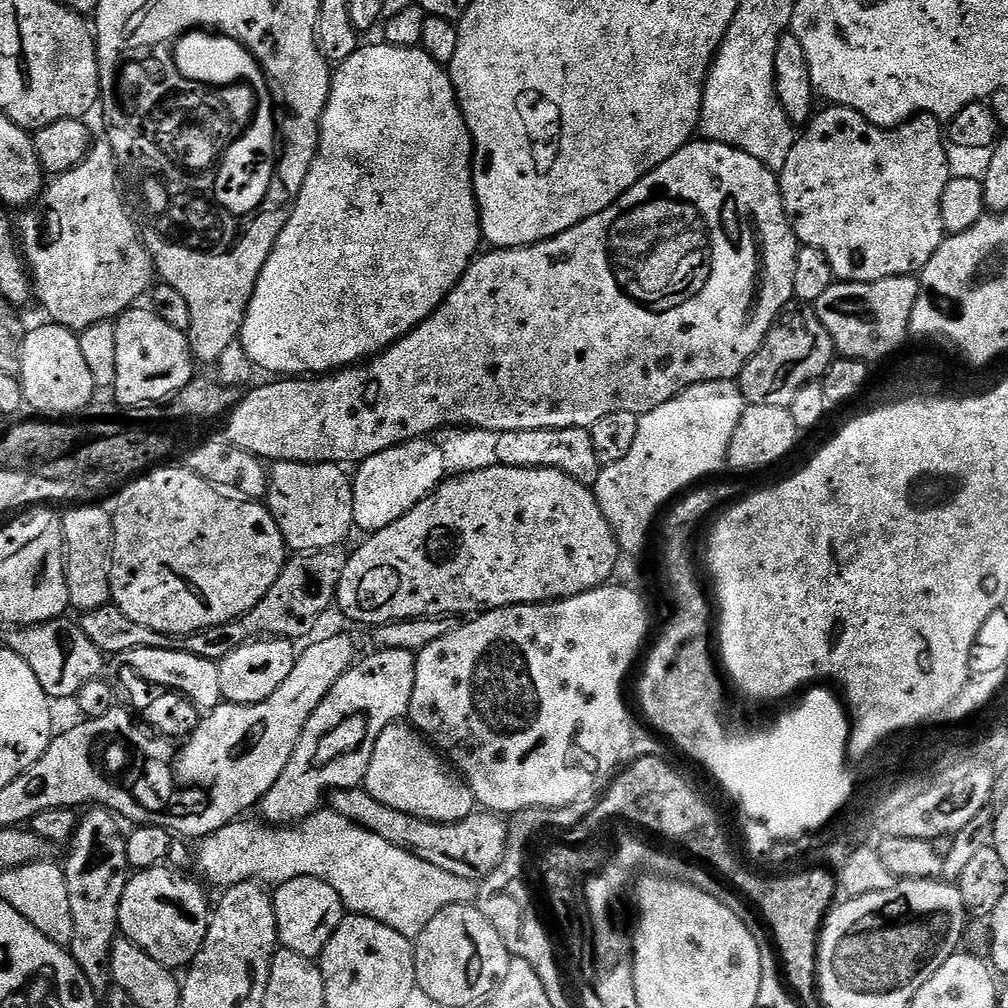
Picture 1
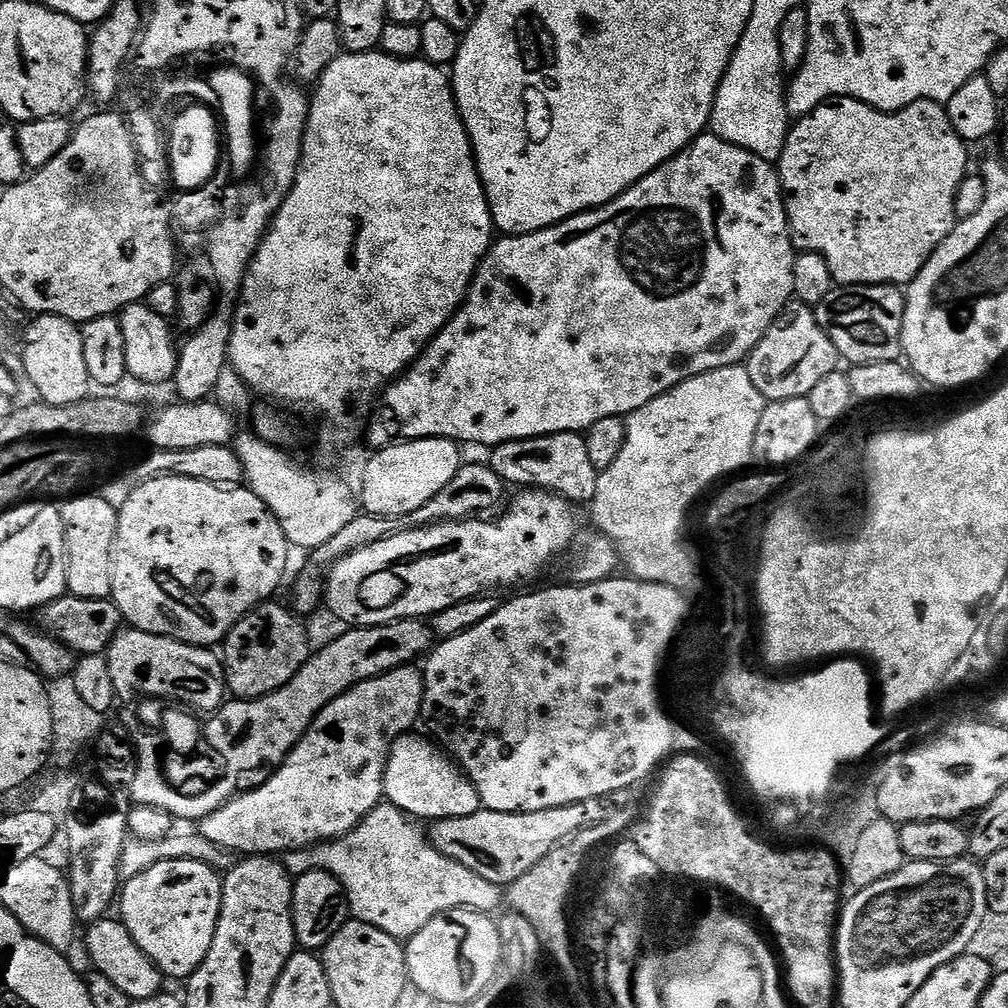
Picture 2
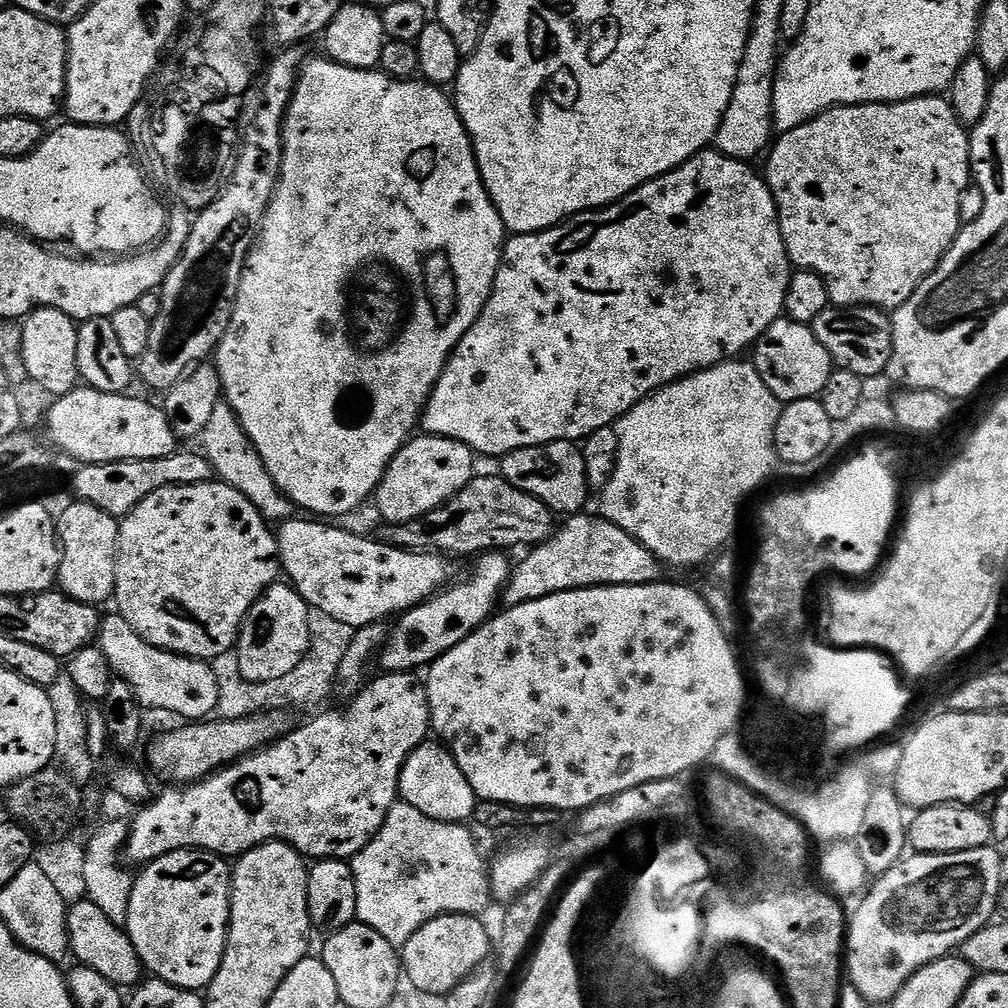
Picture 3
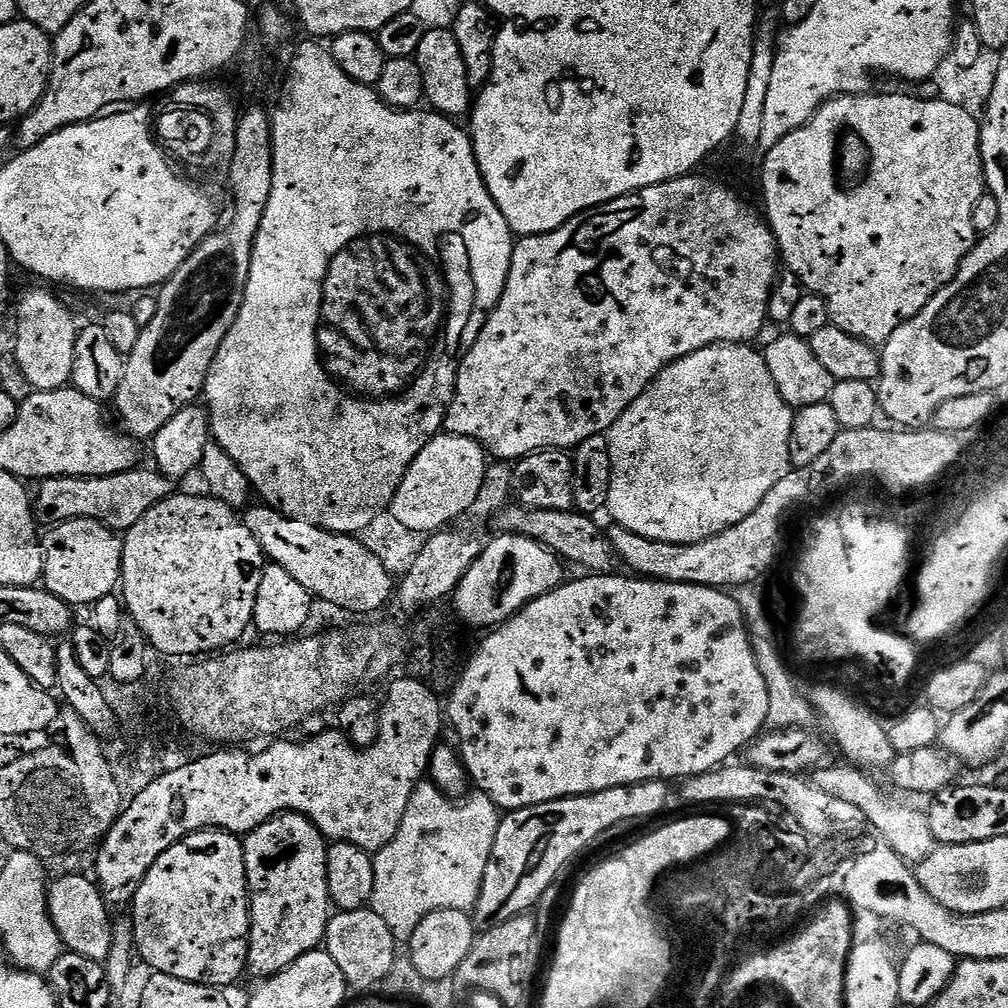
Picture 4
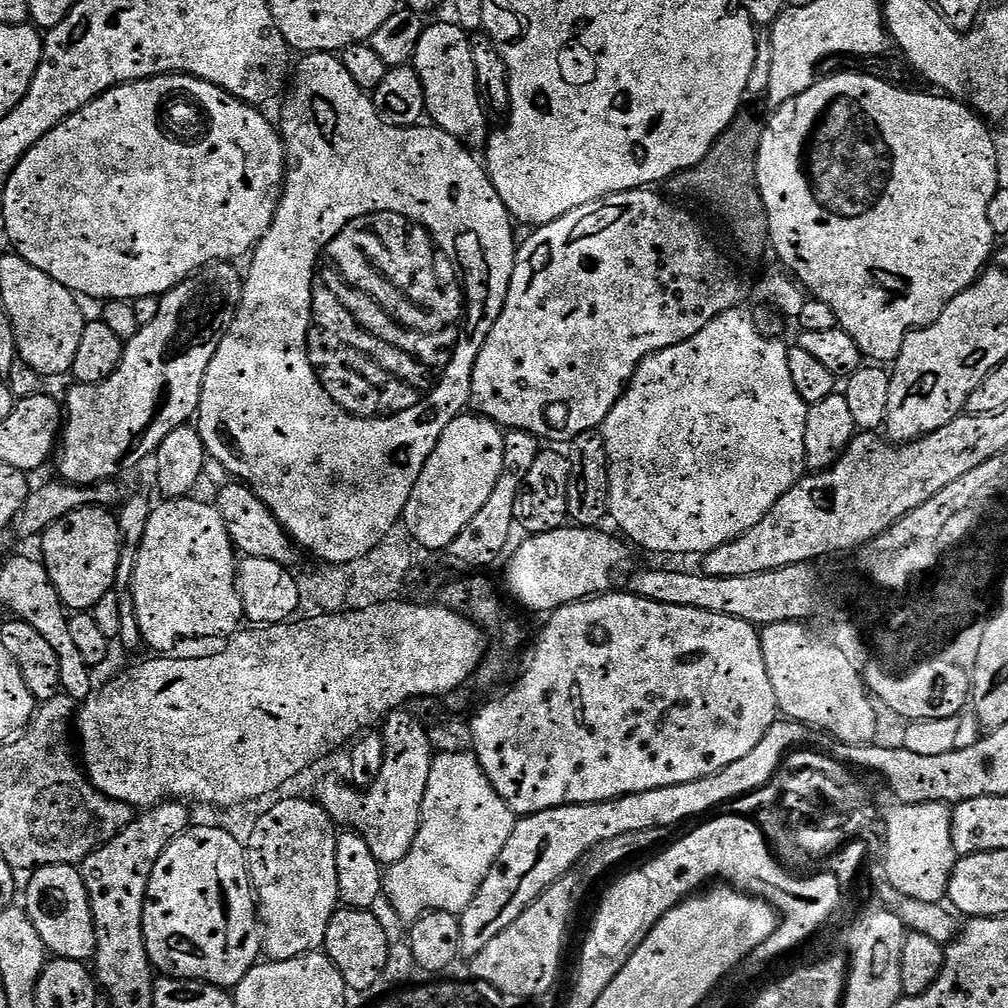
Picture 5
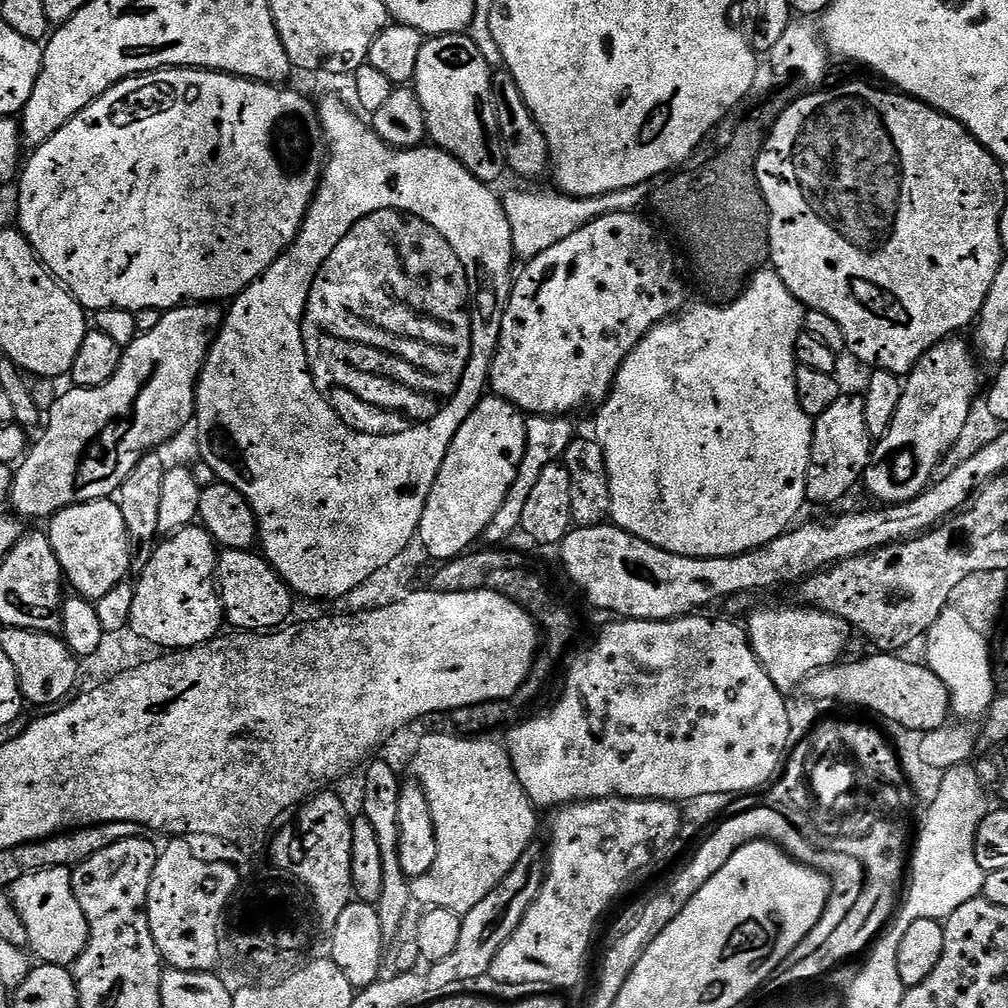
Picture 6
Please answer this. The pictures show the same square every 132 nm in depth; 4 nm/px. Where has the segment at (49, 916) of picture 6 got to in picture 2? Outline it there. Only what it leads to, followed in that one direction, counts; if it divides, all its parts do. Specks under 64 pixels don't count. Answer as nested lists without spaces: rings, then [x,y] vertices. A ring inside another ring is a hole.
[[[103,918],[96,923],[89,923],[86,928],[88,933],[85,936],[83,933],[82,944],[84,940],[85,946],[88,947],[88,956],[92,959],[91,967],[95,971],[101,972],[106,978],[110,978],[110,982],[114,982],[114,986],[118,986],[118,990],[122,990],[122,994],[126,994],[133,1001],[160,995],[165,987],[164,983],[166,983],[164,973],[140,949],[138,942],[134,942],[134,938],[130,934],[130,930],[126,930],[123,920],[110,919]]]

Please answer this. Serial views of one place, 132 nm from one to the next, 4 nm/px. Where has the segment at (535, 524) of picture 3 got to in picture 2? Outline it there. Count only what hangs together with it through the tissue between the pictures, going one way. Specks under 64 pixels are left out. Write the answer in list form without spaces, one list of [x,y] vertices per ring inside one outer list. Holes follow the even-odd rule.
[[[484,463],[461,465],[458,474],[455,475],[442,491],[434,496],[426,506],[419,507],[411,515],[404,515],[400,519],[382,519],[380,516],[358,514],[353,522],[336,534],[330,542],[322,547],[313,549],[311,553],[312,562],[308,563],[299,574],[294,592],[292,594],[292,608],[302,618],[309,617],[321,607],[324,598],[324,583],[327,572],[332,565],[359,549],[373,545],[374,542],[382,541],[388,536],[394,536],[398,532],[408,532],[410,529],[424,528],[426,525],[444,523],[448,520],[469,519],[477,514],[486,514],[488,510],[494,509],[502,500],[506,491],[504,481],[498,478],[493,469]]]

